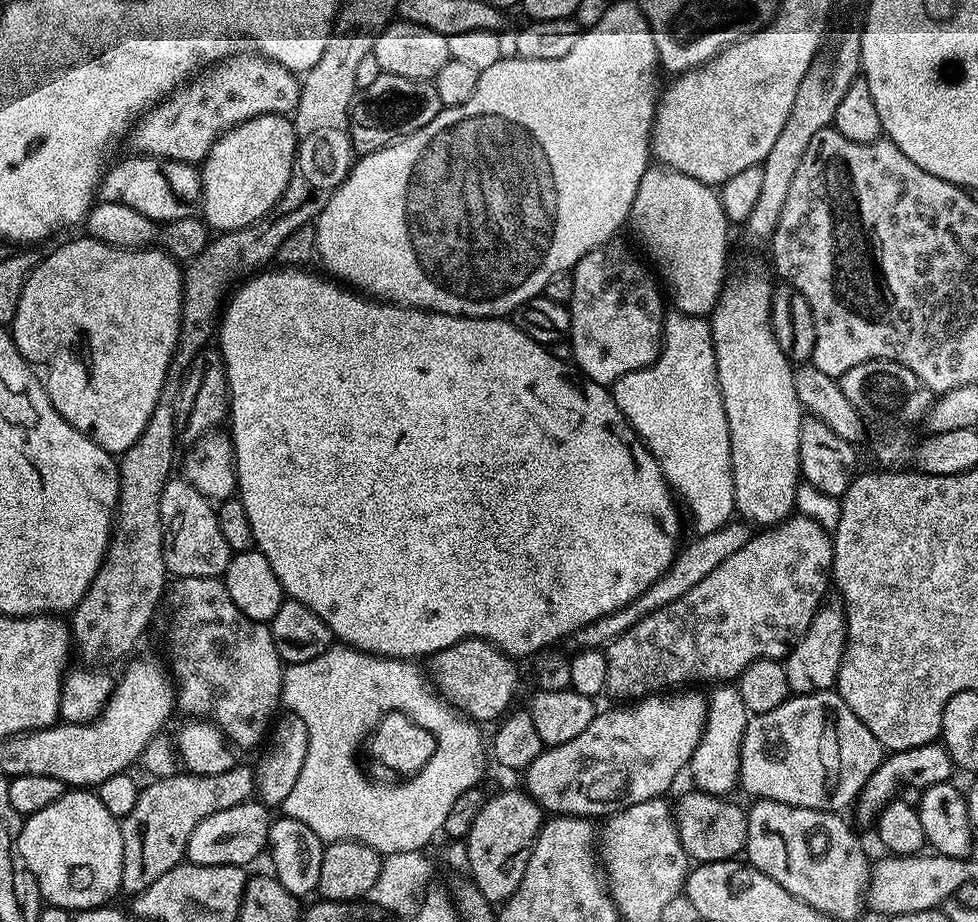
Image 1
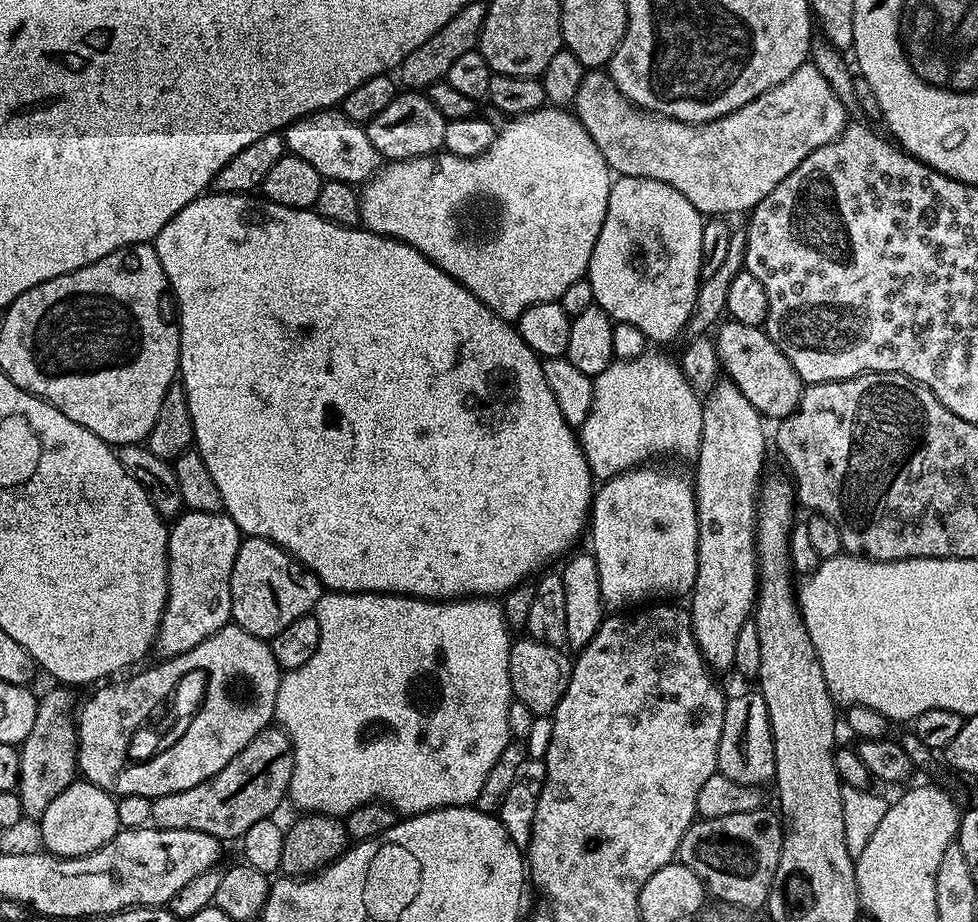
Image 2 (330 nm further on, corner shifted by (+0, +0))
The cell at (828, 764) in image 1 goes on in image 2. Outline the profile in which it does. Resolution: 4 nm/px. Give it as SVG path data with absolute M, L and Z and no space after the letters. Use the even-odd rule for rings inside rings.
M758 690L740 692L729 699L724 706L722 718L722 738L718 742L718 758L716 766L719 775L734 778L734 782L742 782L753 786L764 786L776 774L774 758L774 742L772 727L766 710L766 702Z

